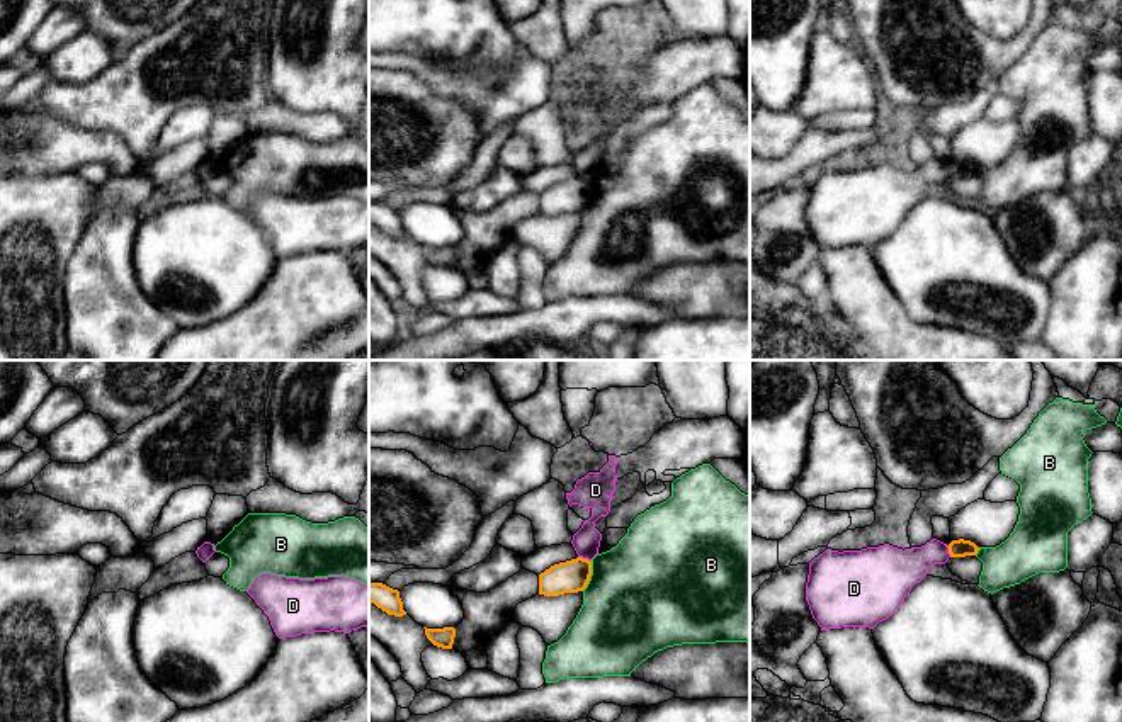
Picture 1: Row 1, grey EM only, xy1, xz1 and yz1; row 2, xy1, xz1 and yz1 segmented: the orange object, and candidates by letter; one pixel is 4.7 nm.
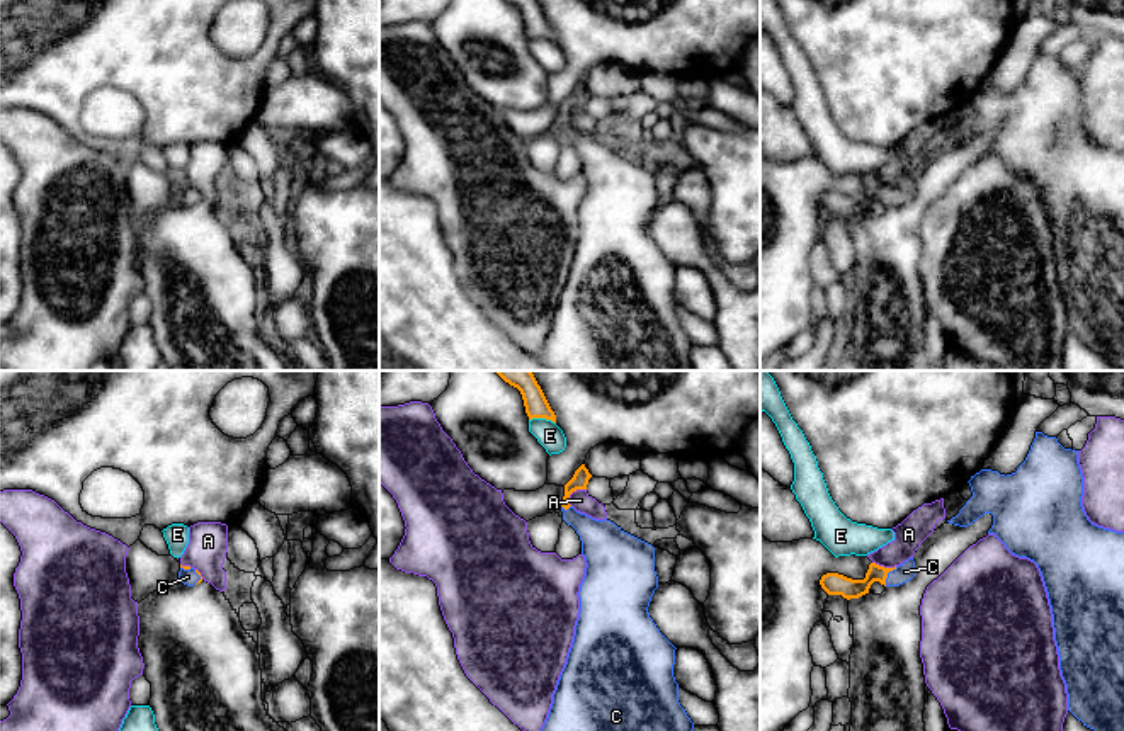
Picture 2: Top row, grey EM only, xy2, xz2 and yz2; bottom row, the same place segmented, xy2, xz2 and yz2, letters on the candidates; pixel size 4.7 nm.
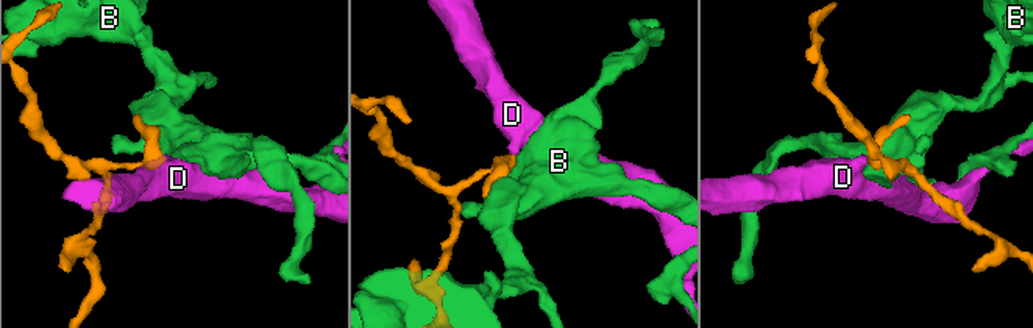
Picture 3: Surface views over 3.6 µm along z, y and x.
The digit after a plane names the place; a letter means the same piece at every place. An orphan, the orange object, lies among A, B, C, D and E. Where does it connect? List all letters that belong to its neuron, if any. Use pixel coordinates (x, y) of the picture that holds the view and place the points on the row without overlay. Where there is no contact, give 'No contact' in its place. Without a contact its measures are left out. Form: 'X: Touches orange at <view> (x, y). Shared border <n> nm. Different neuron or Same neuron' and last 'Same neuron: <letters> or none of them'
A: Touches orange at xz2 (573, 109). Shared border 120 nm. Different neuron
B: Touches orange at xz1 (590, 194). Shared border 150 nm. Different neuron
C: Touches orange at yz2 (886, 194). Shared border 110 nm. Same neuron
D: Touches orange at xz1 (585, 179). Shared border 70 nm. Different neuron
E: Touches orange at xz2 (543, 36). Shared border 130 nm. Different neuron
Same neuron: C

